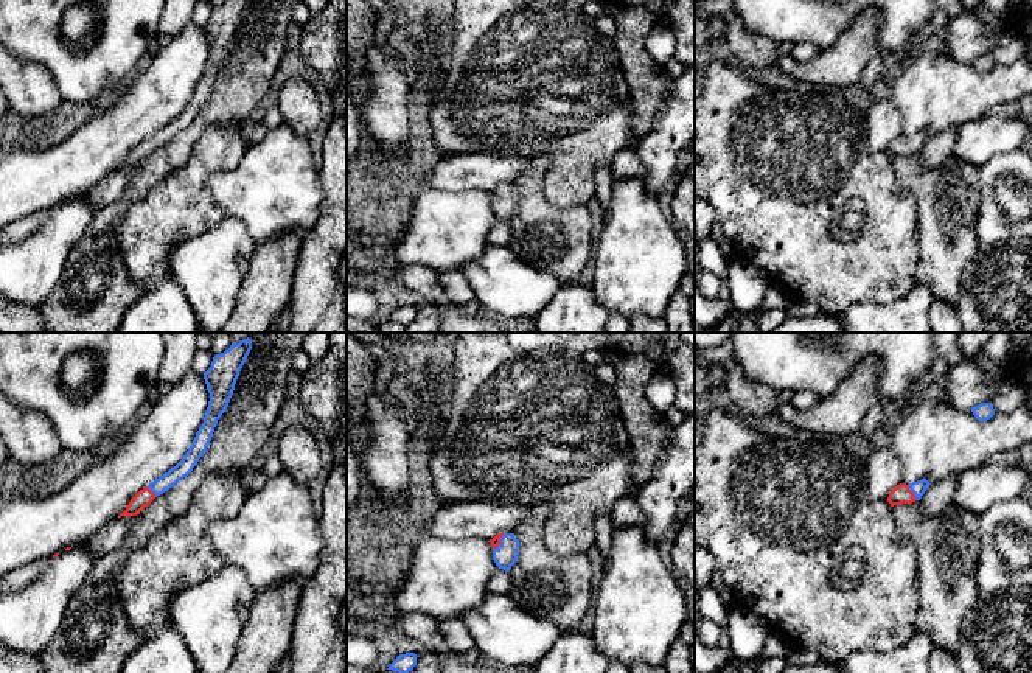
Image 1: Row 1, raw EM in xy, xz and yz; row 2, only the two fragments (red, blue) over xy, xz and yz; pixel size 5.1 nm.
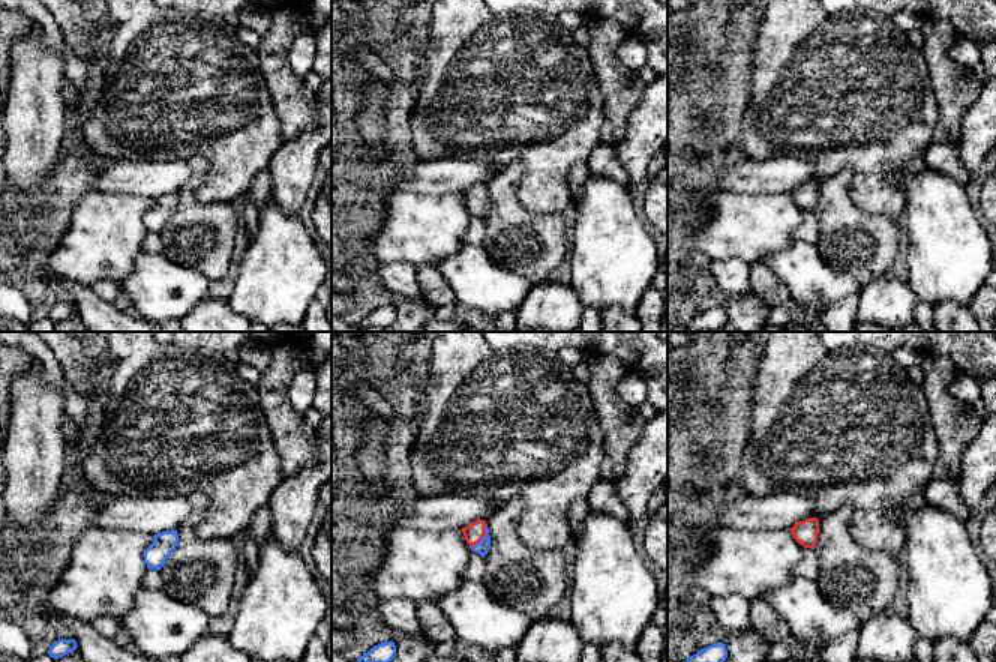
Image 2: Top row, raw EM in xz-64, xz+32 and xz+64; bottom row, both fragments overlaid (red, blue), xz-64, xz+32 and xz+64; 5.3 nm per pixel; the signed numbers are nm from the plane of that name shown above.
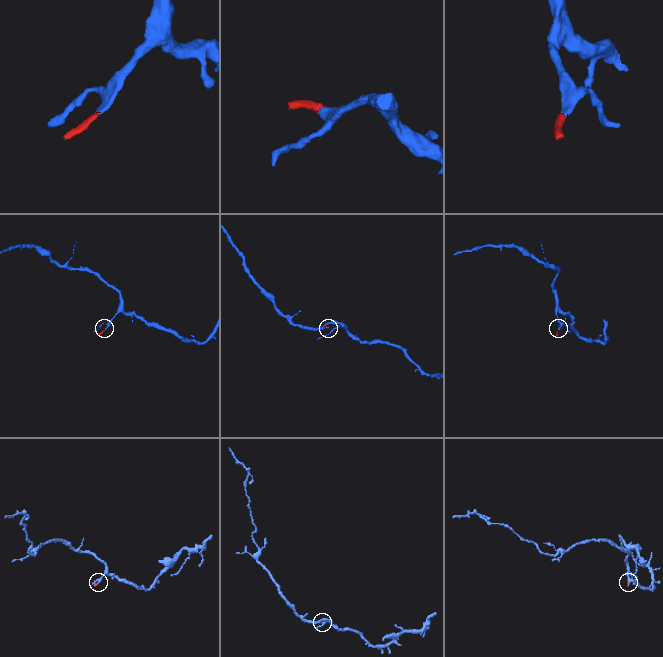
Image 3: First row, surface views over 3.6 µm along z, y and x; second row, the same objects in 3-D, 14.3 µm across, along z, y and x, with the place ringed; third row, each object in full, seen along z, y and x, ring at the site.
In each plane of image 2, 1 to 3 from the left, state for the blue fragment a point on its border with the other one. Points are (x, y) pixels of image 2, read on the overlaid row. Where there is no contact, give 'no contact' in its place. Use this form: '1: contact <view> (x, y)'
1: no contact
2: contact xz+32 (480, 539)
3: contact xz+64 (813, 545)

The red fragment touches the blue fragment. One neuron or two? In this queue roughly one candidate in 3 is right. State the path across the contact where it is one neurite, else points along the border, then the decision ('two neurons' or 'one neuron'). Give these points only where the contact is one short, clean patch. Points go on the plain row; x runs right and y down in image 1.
runs through yz (900, 146), (913, 145), (919, 139); one neuron

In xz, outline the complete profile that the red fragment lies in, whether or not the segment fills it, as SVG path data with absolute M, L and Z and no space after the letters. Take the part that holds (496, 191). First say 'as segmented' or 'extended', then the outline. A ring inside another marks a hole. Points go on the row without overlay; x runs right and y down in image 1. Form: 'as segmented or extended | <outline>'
extended | M497 185L490 194L496 218L508 224L519 207L519 193L514 190L514 185Z

